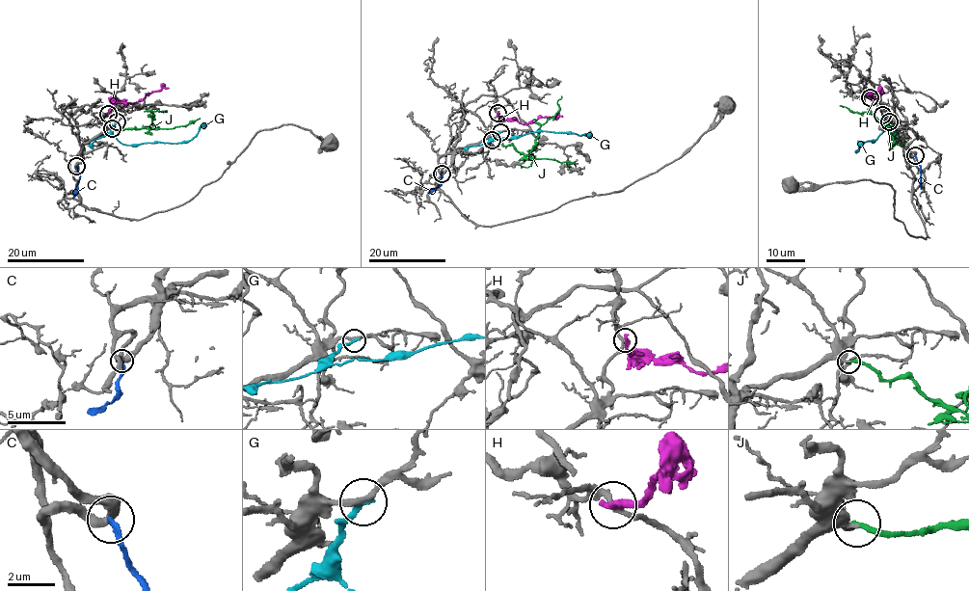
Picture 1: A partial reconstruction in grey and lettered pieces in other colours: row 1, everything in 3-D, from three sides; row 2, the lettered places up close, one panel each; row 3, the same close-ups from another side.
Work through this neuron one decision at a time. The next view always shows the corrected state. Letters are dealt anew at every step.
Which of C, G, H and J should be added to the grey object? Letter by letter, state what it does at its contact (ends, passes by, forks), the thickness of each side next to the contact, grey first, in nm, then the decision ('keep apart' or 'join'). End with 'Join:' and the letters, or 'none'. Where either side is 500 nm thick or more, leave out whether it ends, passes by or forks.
C: it ends | 420/240 nm | keep apart
G: it ends | 240/240 nm | keep apart
H: it ends | 240/360 nm | keep apart
J: it ends | 260/220 nm | join
Join: J

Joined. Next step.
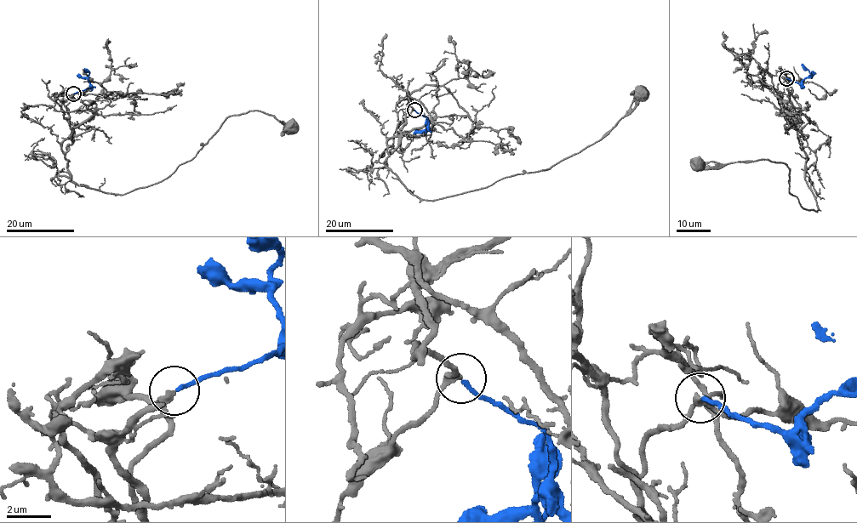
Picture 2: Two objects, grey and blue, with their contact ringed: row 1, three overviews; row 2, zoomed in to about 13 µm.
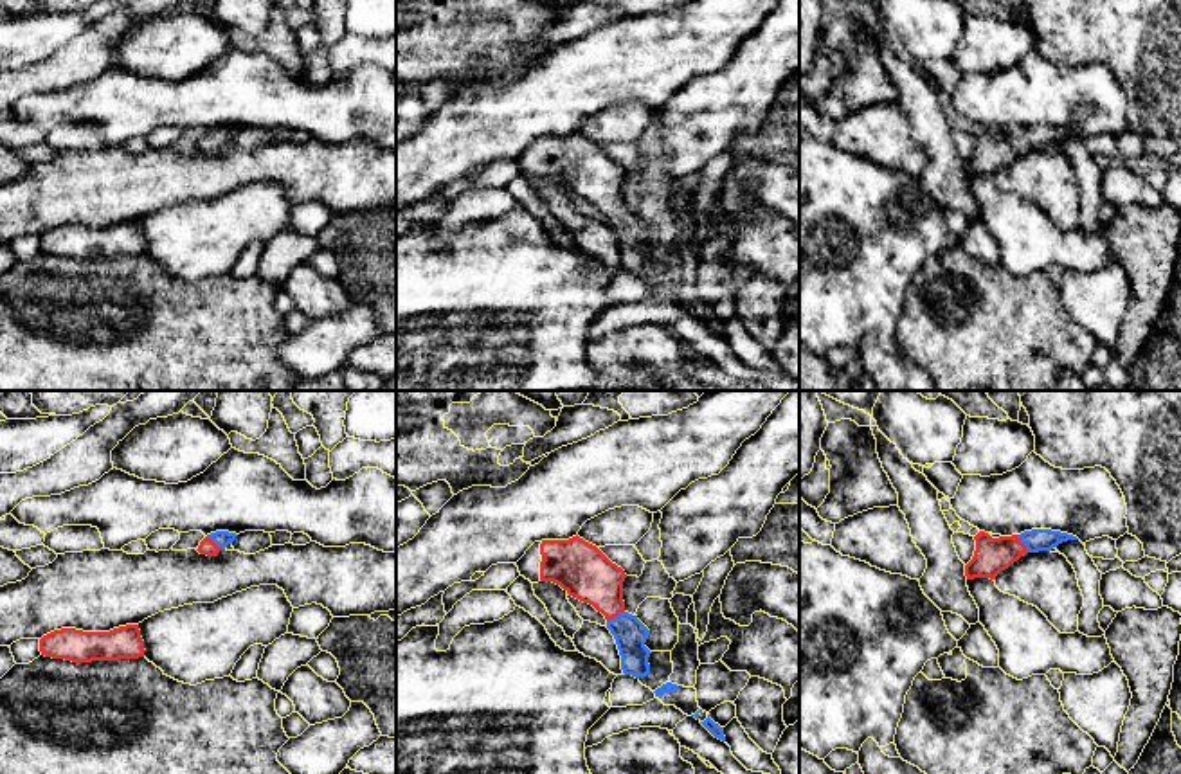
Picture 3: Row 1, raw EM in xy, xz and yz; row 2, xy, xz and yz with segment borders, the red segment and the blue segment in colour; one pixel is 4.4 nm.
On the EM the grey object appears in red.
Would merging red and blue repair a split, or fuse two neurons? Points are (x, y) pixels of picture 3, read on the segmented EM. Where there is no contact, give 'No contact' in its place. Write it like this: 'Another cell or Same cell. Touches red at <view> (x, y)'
Same cell. Touches red at xz (614, 616)

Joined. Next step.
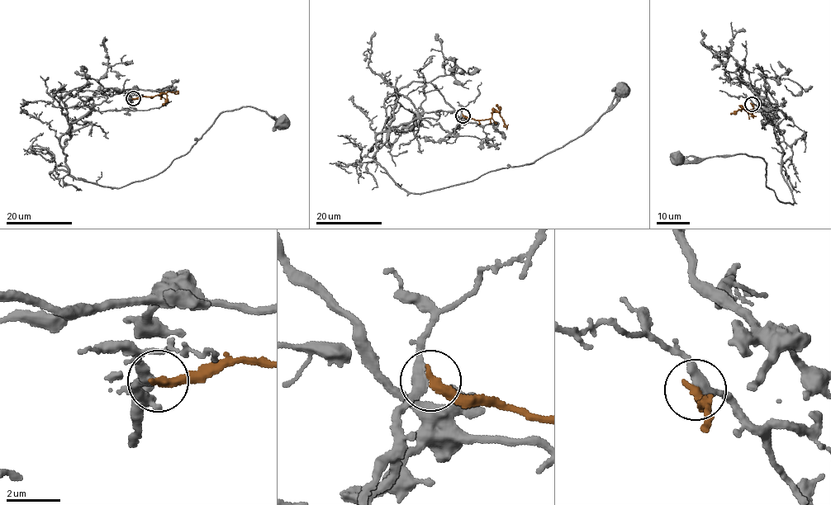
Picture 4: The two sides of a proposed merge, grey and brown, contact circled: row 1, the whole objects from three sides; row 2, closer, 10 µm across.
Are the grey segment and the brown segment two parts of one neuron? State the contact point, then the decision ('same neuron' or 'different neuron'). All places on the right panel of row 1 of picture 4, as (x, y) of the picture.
place (752, 104); different neuron

